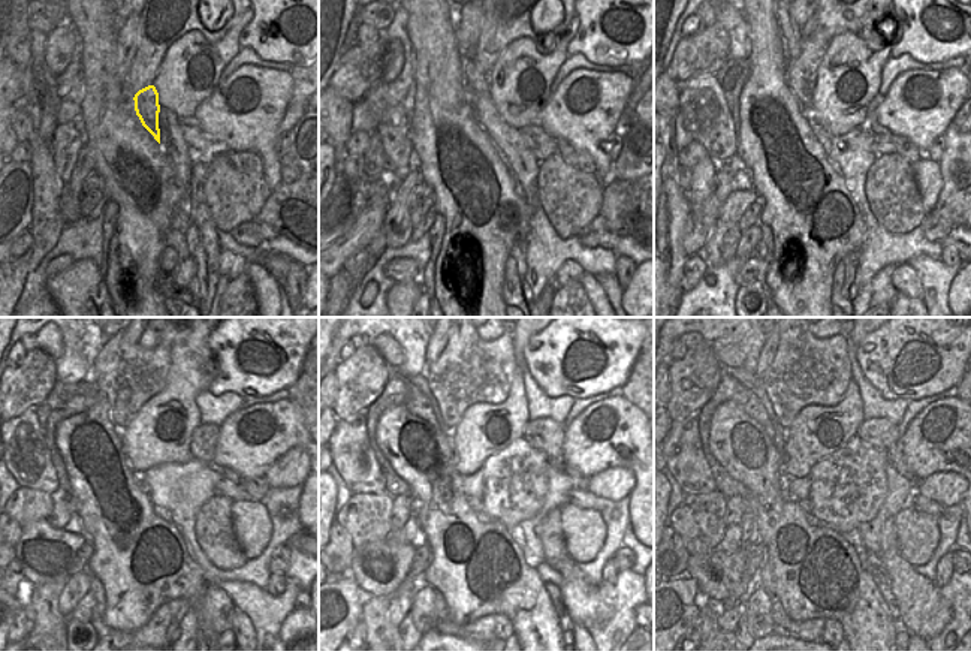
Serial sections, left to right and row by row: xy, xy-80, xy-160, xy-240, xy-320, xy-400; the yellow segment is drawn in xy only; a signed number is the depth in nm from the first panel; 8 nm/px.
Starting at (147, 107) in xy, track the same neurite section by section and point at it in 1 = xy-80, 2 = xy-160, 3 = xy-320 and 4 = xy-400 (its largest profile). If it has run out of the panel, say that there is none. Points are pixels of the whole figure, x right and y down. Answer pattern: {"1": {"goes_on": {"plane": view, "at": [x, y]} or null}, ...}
{"1": {"goes_on": {"plane": "xy-80", "at": [476, 83]}}, "2": {"goes_on": {"plane": "xy-160", "at": [801, 71]}}, "3": {"goes_on": {"plane": "xy-320", "at": [469, 370]}}, "4": {"goes_on": {"plane": "xy-400", "at": [805, 371]}}}

